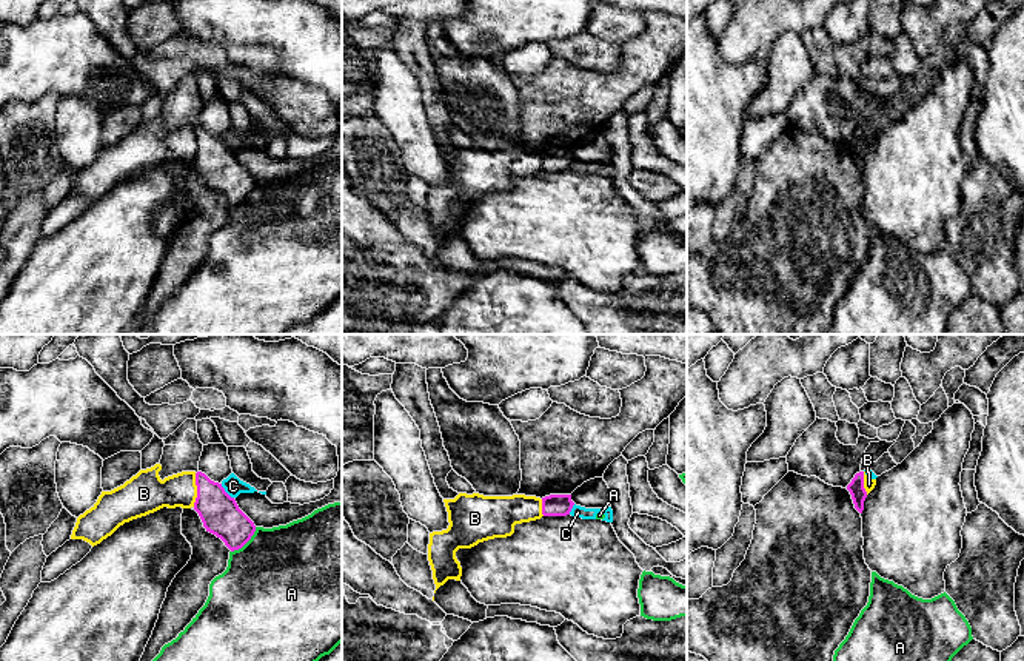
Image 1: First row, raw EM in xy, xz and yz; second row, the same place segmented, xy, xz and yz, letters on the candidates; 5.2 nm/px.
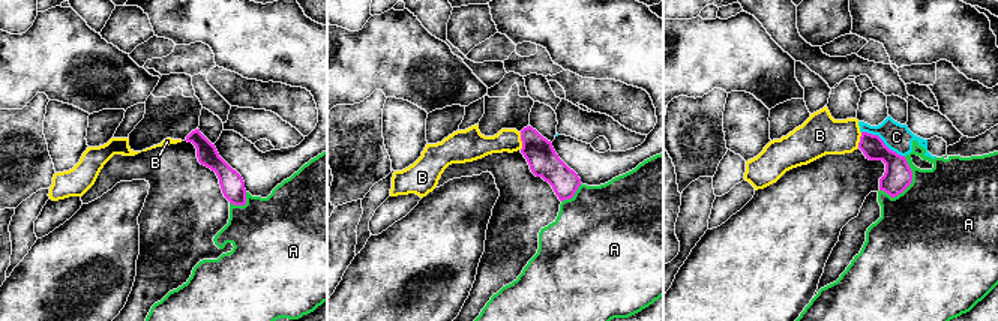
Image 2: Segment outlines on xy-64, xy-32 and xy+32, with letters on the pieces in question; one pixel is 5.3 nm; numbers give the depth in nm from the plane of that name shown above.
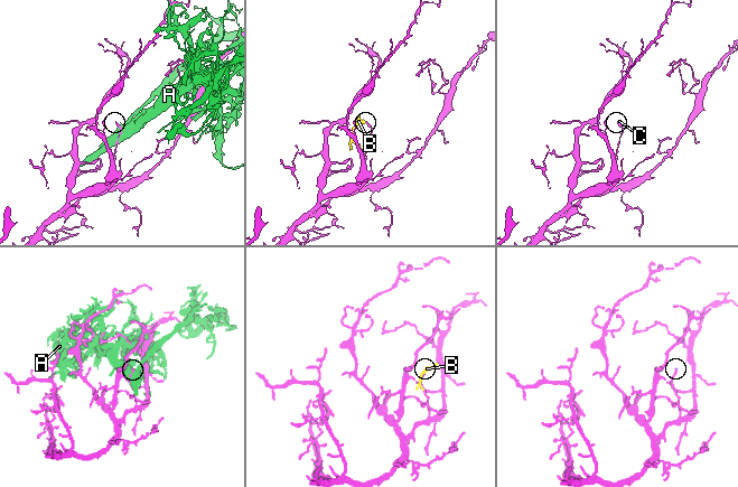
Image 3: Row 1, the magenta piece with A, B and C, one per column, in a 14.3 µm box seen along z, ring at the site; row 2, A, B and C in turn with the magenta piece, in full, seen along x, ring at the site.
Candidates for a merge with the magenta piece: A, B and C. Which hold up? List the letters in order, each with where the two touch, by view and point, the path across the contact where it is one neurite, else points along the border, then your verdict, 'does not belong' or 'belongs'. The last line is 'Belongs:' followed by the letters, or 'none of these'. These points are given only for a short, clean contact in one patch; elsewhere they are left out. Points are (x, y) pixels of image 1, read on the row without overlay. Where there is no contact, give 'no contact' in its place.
A: xy (245, 197) | does not belong
B: xy (197, 145) | does not belong
C: xy (225, 147) | along xy (220, 139), (233, 153) | does not belong
Belongs: none of these

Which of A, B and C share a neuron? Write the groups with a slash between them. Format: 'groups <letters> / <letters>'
groups A C / B

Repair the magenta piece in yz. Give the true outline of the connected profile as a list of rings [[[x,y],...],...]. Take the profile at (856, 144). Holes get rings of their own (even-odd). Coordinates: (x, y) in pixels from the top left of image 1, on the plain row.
[[[859,126],[855,129],[855,133],[852,134],[852,137],[847,140],[847,145],[852,149],[855,163],[862,168],[864,165],[864,156],[867,153],[867,146],[864,143],[864,126]]]

